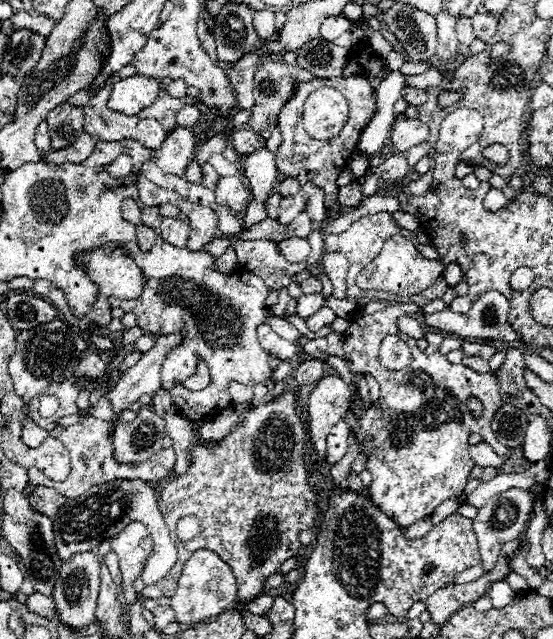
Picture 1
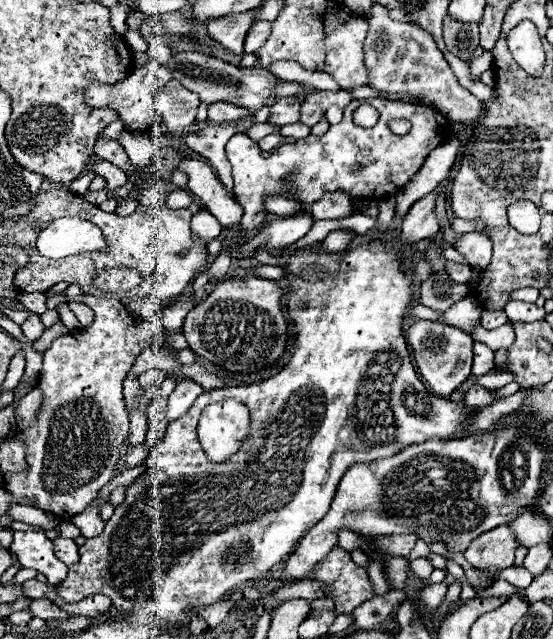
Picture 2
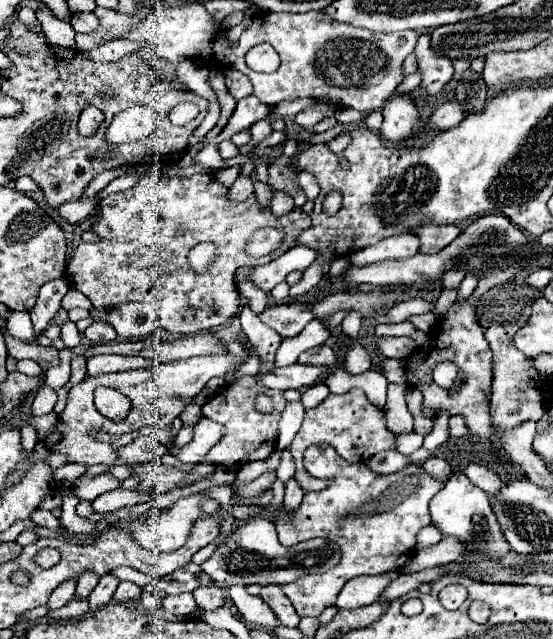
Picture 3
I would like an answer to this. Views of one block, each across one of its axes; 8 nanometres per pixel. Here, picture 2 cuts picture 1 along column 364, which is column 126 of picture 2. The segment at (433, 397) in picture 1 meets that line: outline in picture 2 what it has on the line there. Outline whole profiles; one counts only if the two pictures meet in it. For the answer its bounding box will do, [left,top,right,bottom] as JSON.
[2,296,164,518]

